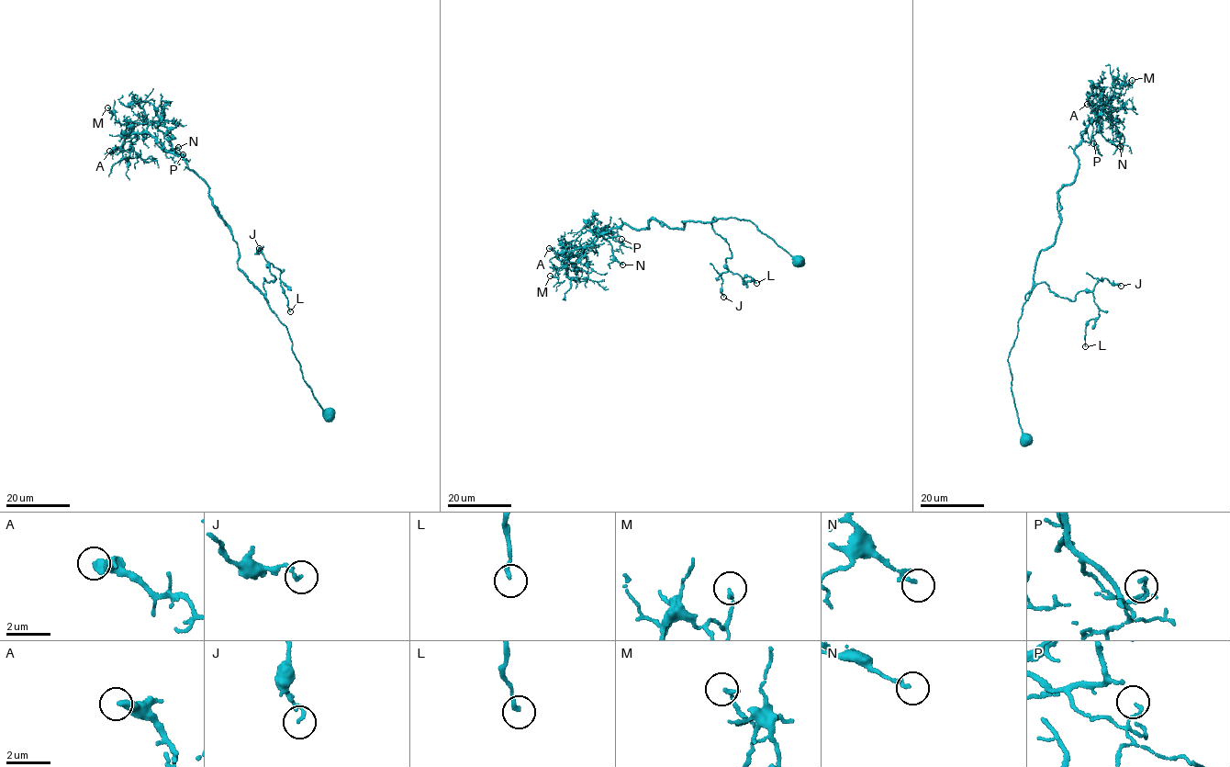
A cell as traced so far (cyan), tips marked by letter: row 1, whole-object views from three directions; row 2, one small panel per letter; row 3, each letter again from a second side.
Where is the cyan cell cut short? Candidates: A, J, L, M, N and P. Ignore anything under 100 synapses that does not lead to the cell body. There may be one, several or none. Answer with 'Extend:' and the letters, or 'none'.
Extend: none

